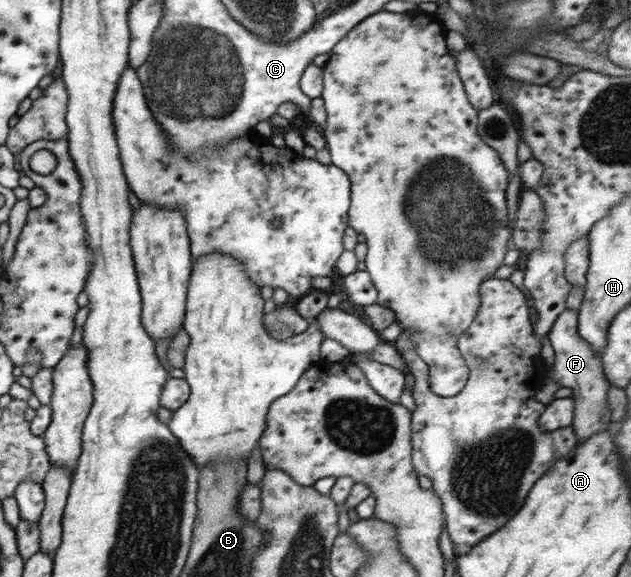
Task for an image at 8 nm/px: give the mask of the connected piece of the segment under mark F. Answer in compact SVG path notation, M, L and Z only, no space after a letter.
M564 309L548 333L548 338L555 352L555 363L547 370L546 384L554 382L561 387L573 390L573 425L571 428L577 436L577 444L583 444L584 439L606 431L612 426L612 414L608 405L608 392L611 386L606 379L601 359L596 358L594 348L578 334L578 313L574 309Z

